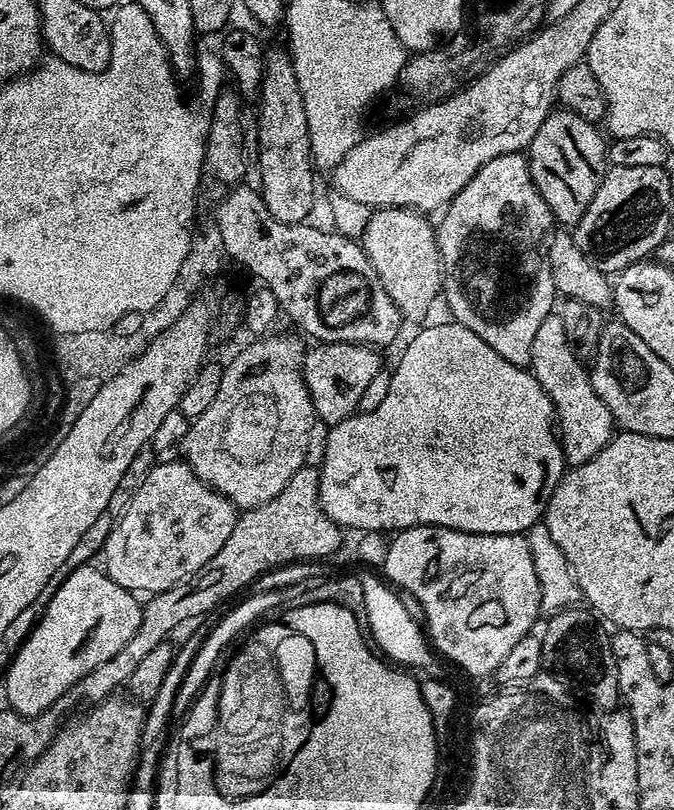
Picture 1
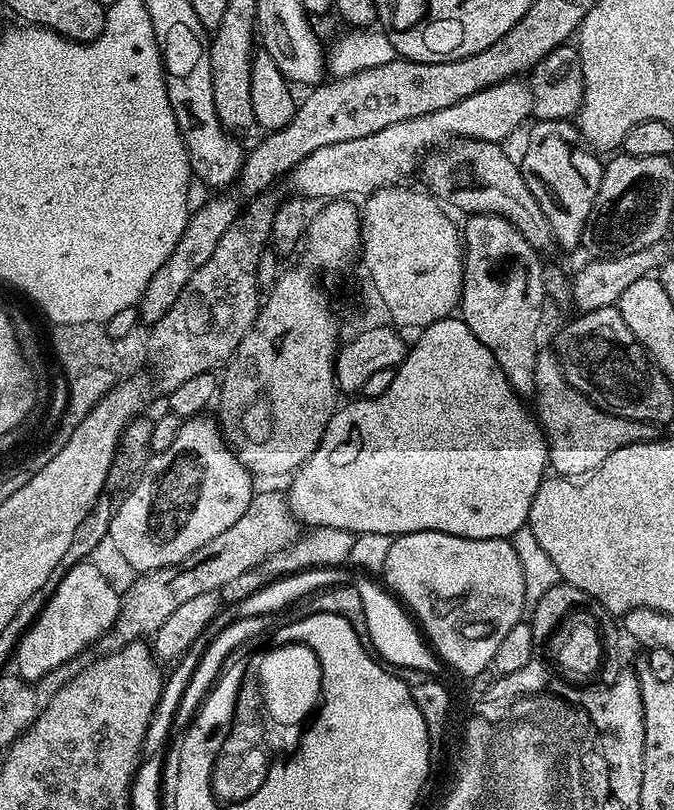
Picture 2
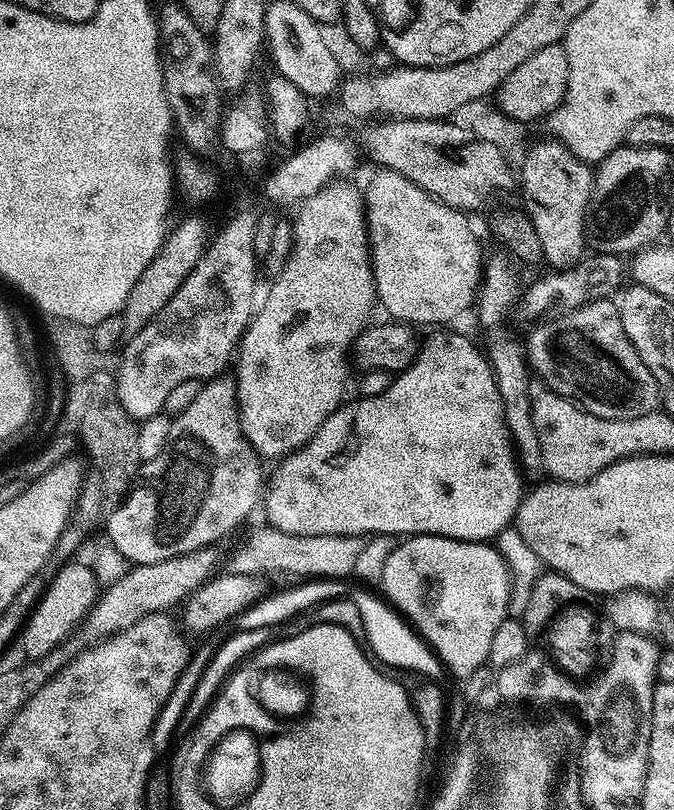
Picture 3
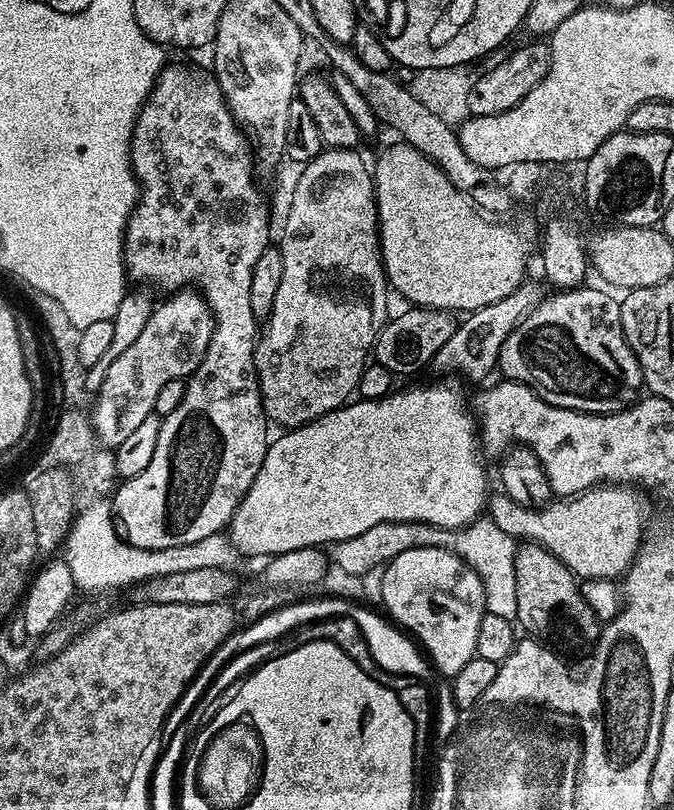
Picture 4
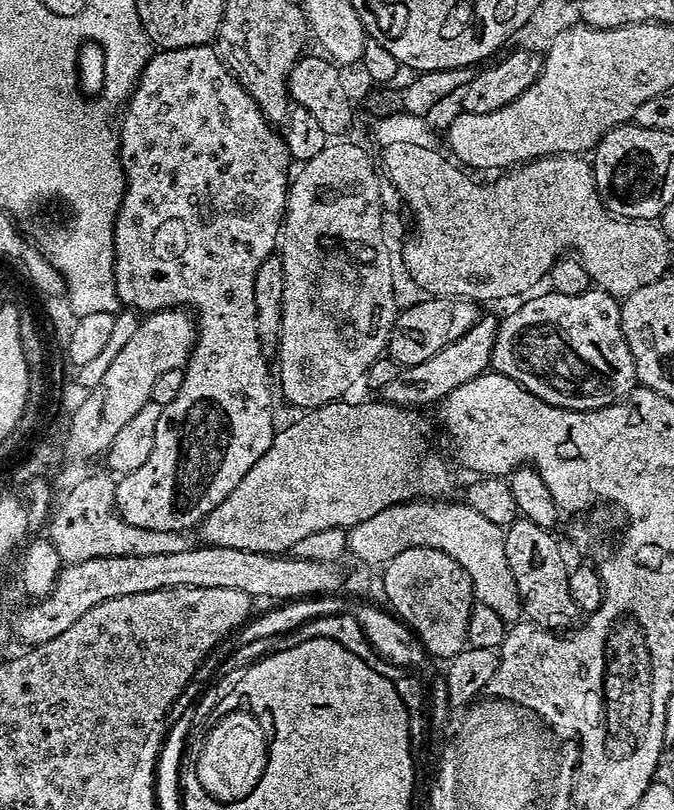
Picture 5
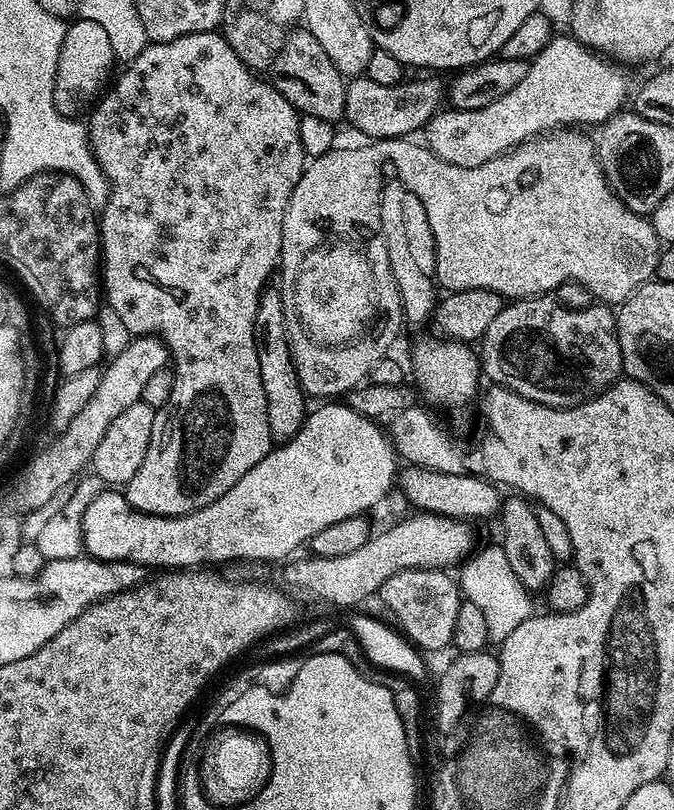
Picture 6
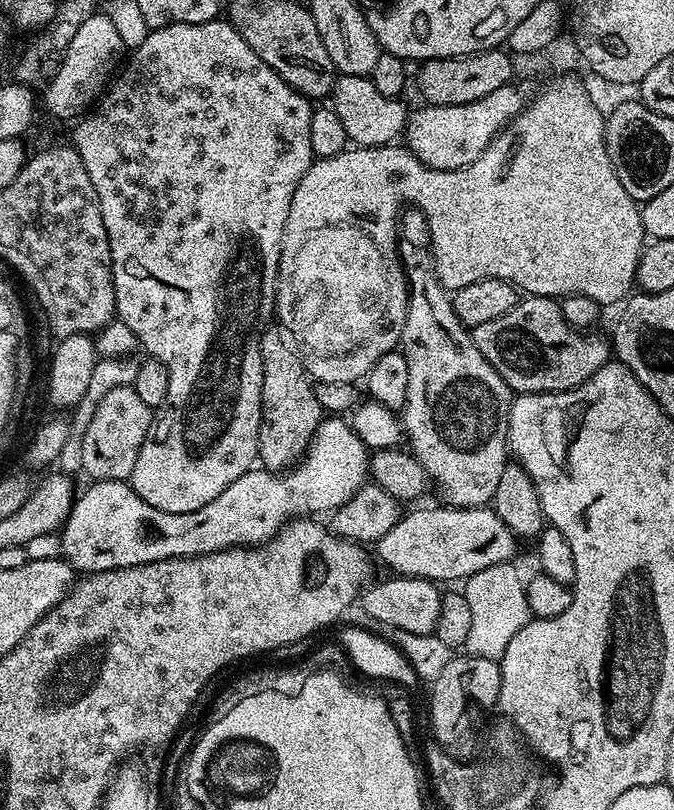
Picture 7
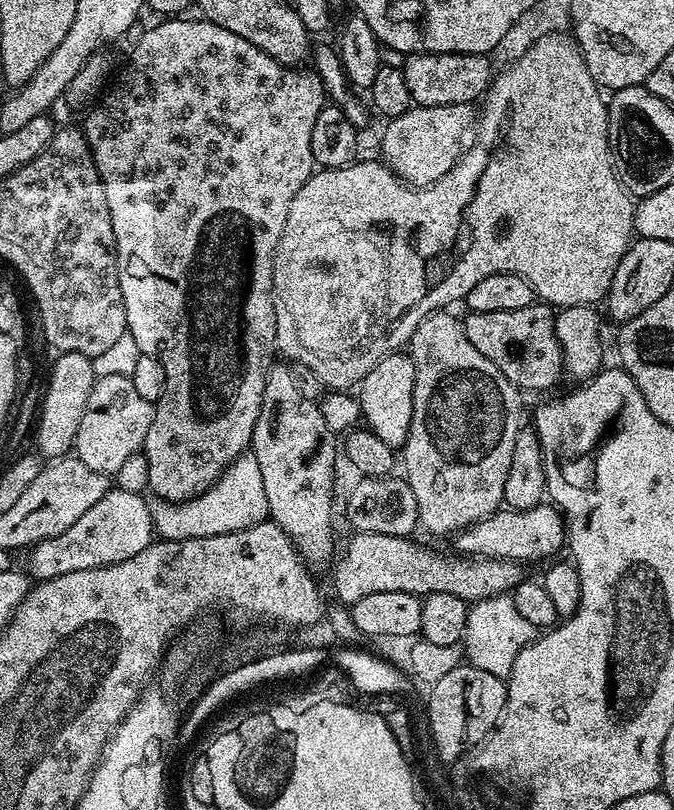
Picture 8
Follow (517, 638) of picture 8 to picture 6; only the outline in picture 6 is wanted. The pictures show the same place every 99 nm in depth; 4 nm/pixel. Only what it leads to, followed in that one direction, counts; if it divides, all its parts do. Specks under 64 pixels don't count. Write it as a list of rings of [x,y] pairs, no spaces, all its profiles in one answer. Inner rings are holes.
[[[492,542],[489,548],[479,548],[459,565],[458,583],[463,599],[481,608],[483,617],[486,618],[489,641],[503,642],[510,638],[510,633],[517,626],[531,621],[534,615],[533,597],[528,589],[522,586],[522,582],[518,582],[518,574],[510,570],[510,562],[506,562],[506,554],[499,543]]]

